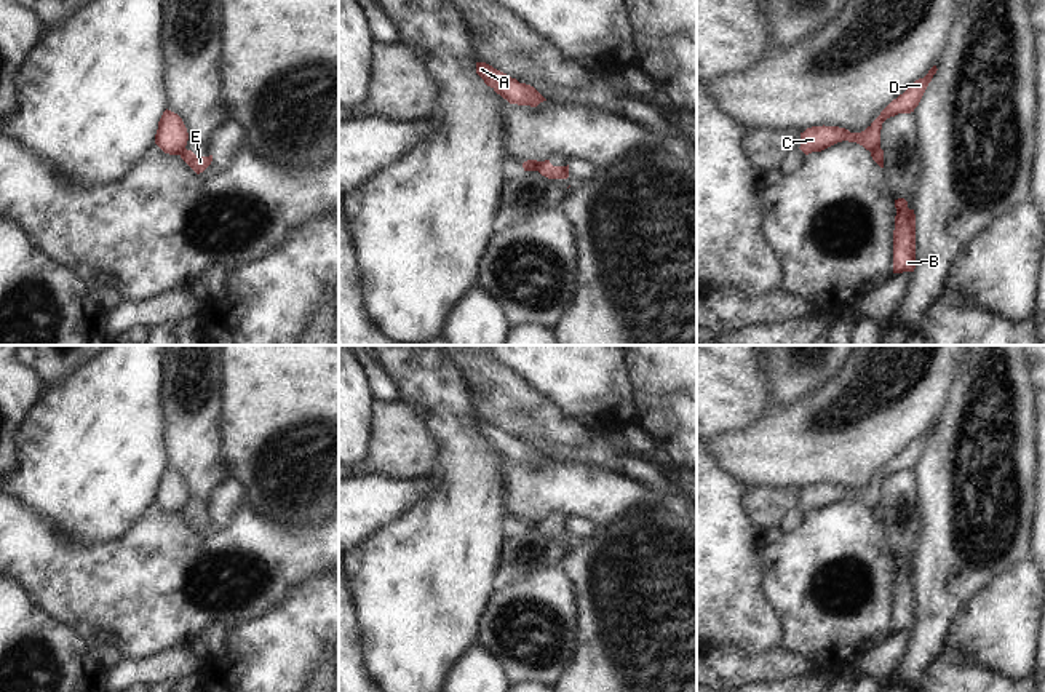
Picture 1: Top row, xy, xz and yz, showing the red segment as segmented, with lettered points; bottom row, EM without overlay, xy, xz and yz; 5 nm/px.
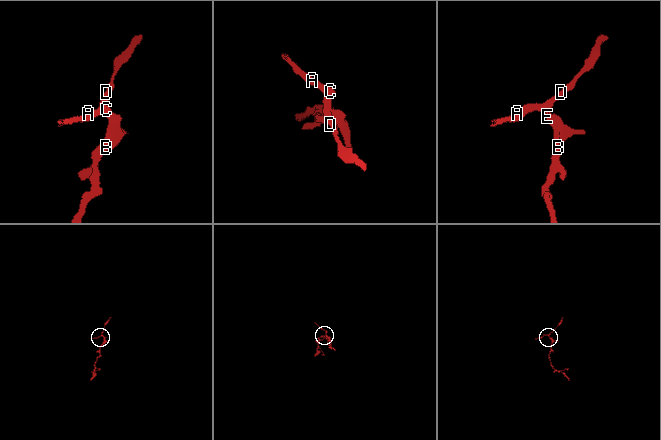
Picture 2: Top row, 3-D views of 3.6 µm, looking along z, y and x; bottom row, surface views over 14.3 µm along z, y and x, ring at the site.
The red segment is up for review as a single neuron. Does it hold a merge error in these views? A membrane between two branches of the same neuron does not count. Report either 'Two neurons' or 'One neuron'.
Two neurons.

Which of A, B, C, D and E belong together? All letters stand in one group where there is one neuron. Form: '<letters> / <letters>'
A C D / B E

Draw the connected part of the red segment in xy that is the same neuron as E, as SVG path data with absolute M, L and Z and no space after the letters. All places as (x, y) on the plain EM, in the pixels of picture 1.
M184 507L181 516L197 531L203 531L213 519L213 513L209 515L197 515L192 508Z

